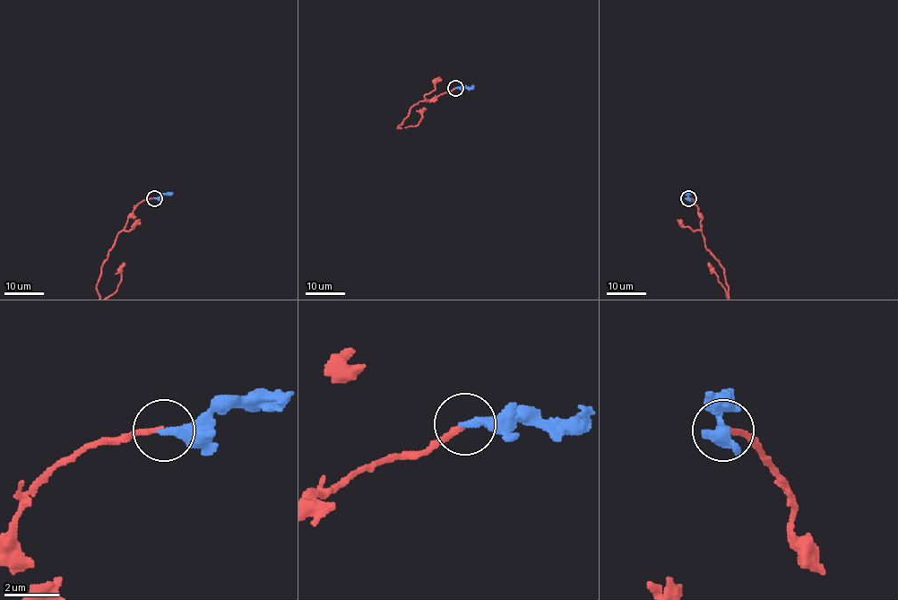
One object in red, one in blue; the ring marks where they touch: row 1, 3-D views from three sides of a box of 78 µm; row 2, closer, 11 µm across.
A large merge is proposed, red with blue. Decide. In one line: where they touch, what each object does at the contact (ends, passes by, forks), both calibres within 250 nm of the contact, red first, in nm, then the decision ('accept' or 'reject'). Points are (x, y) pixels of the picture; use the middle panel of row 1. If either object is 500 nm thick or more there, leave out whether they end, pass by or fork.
place (455, 88); red ends; blue ends; calibres 200 and 320 nm; accept

